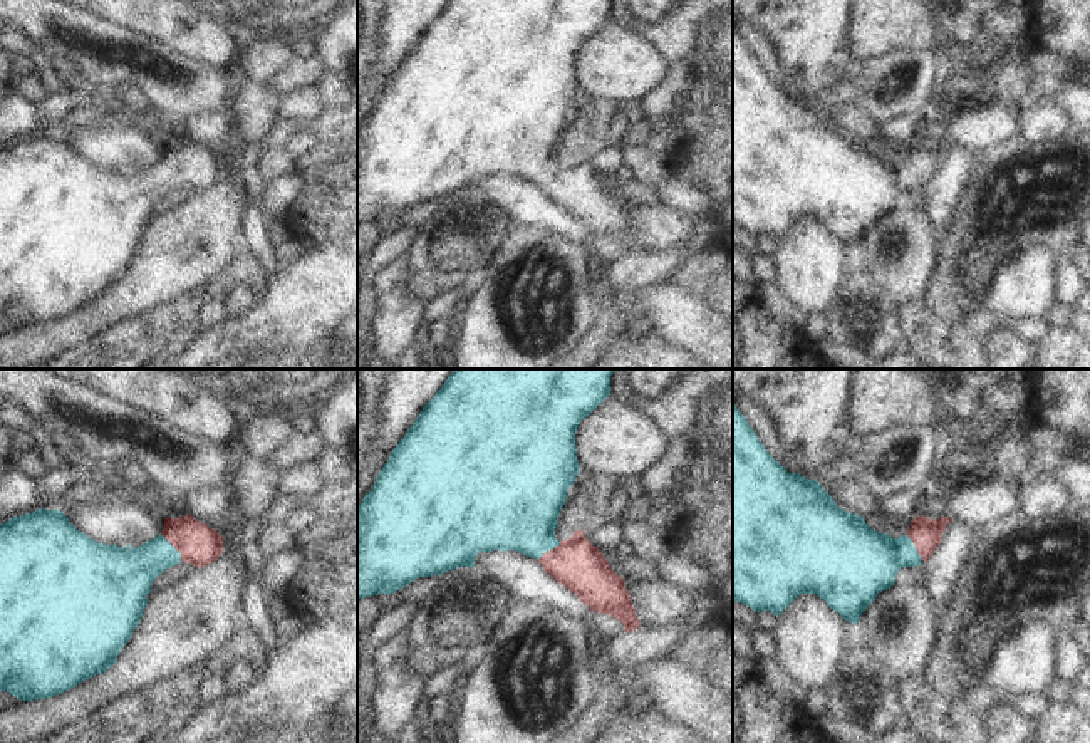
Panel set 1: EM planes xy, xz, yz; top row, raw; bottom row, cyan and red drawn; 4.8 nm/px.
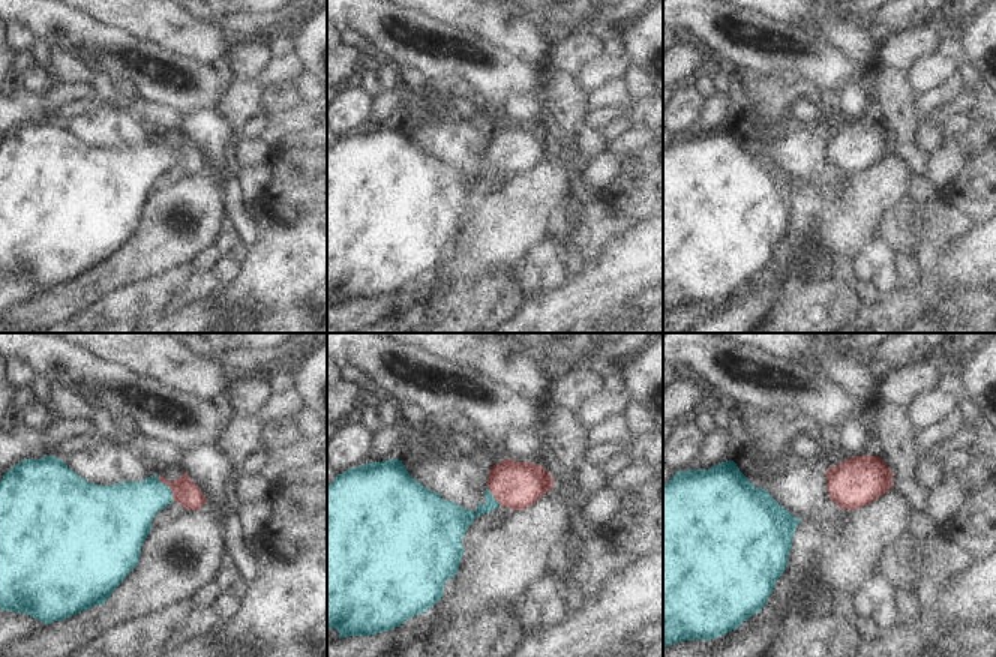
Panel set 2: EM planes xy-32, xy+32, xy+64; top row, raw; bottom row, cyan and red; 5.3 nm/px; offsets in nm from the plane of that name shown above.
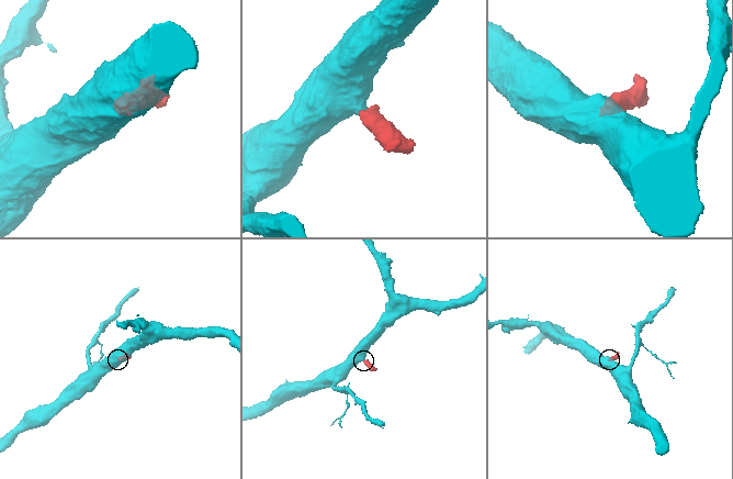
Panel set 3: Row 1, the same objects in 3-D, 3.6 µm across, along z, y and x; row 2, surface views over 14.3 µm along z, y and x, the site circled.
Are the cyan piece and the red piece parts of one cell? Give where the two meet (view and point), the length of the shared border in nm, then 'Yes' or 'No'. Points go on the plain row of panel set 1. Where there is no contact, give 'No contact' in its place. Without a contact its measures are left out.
Touches cyan at xy (173, 171). Shared border 170 nm. Yes.

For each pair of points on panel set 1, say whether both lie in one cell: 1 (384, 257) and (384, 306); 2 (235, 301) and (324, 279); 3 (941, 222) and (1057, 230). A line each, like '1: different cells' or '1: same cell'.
1: different cells
2: different cells
3: different cells

